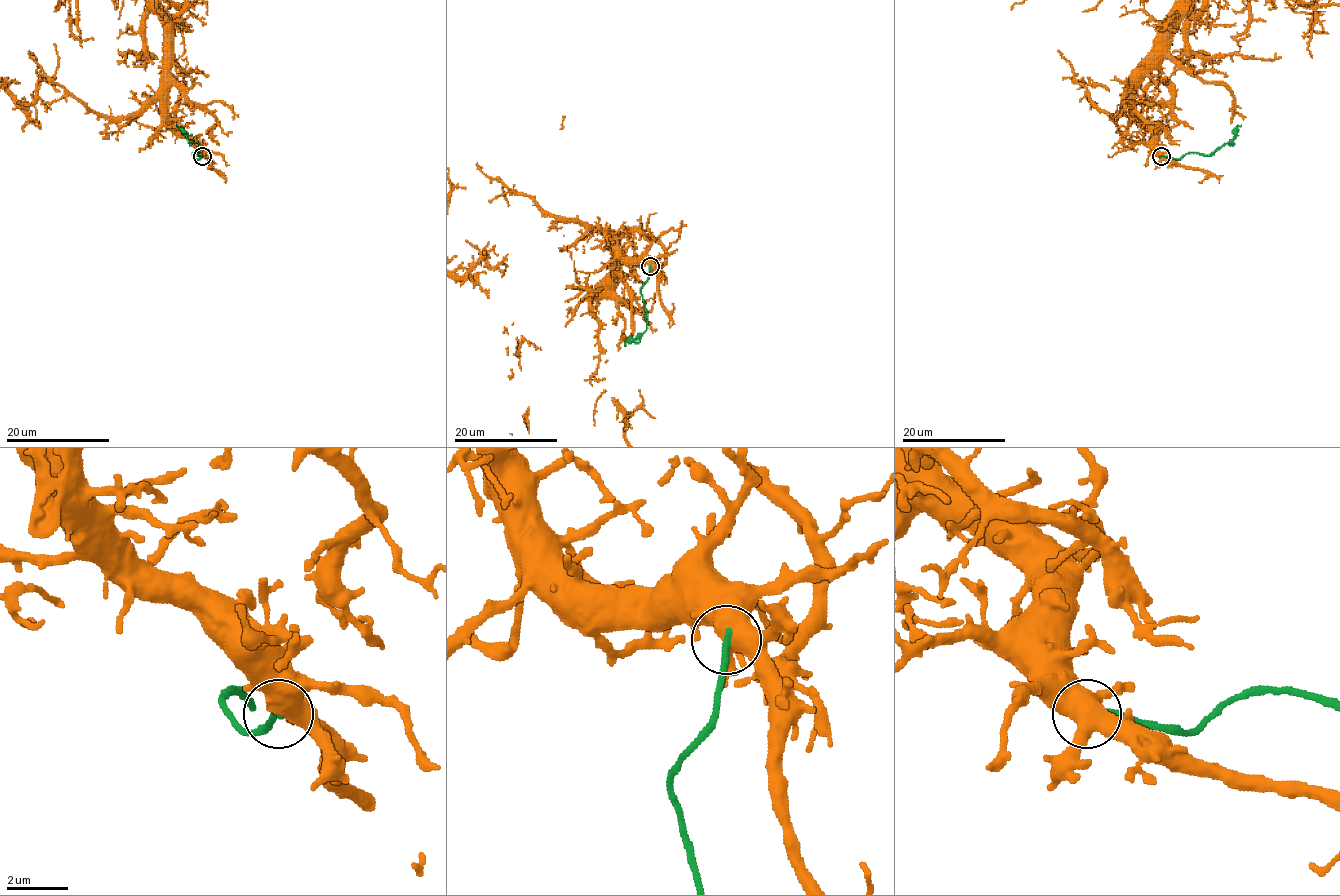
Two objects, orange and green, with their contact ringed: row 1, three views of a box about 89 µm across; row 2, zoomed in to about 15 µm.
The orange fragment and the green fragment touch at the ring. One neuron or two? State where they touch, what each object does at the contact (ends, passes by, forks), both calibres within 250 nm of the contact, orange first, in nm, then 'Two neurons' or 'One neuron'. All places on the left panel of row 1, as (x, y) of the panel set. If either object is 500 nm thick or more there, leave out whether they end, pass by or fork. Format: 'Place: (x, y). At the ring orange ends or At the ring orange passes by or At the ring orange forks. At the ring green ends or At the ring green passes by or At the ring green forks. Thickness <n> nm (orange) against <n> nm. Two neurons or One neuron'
Place: (202, 156). At the ring orange forks. At the ring green ends. Thickness 440 nm (orange) against 240 nm. Two neurons

